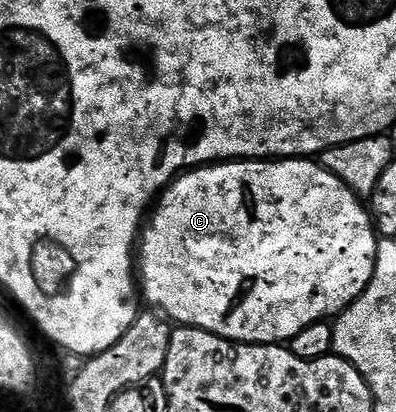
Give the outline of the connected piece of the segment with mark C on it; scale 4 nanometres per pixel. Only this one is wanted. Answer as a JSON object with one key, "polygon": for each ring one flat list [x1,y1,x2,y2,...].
{"polygon":[[269,158,266,160,234,160,231,162,217,162,199,168,193,168,185,171,176,177,167,188,164,189,162,195,155,201,154,207,151,209,150,215,147,217,146,223,143,225,142,231,138,237,138,288,144,296,153,304,151,306,157,313,163,314,169,321,175,322,177,325,185,328,201,328,210,334,218,334,227,340,233,340,239,344,279,344,291,342,298,334,302,334,302,330,306,330,306,326,310,326,319,320,328,320,335,318,340,313,346,311,352,303,358,299,366,290,368,283,372,281,374,274,374,266,376,265,376,249,378,247,378,233,374,227,374,221,370,215,369,209,366,207,365,201,361,197,356,196,347,188,341,180,336,177,330,170,326,170,324,165,312,158]]}

